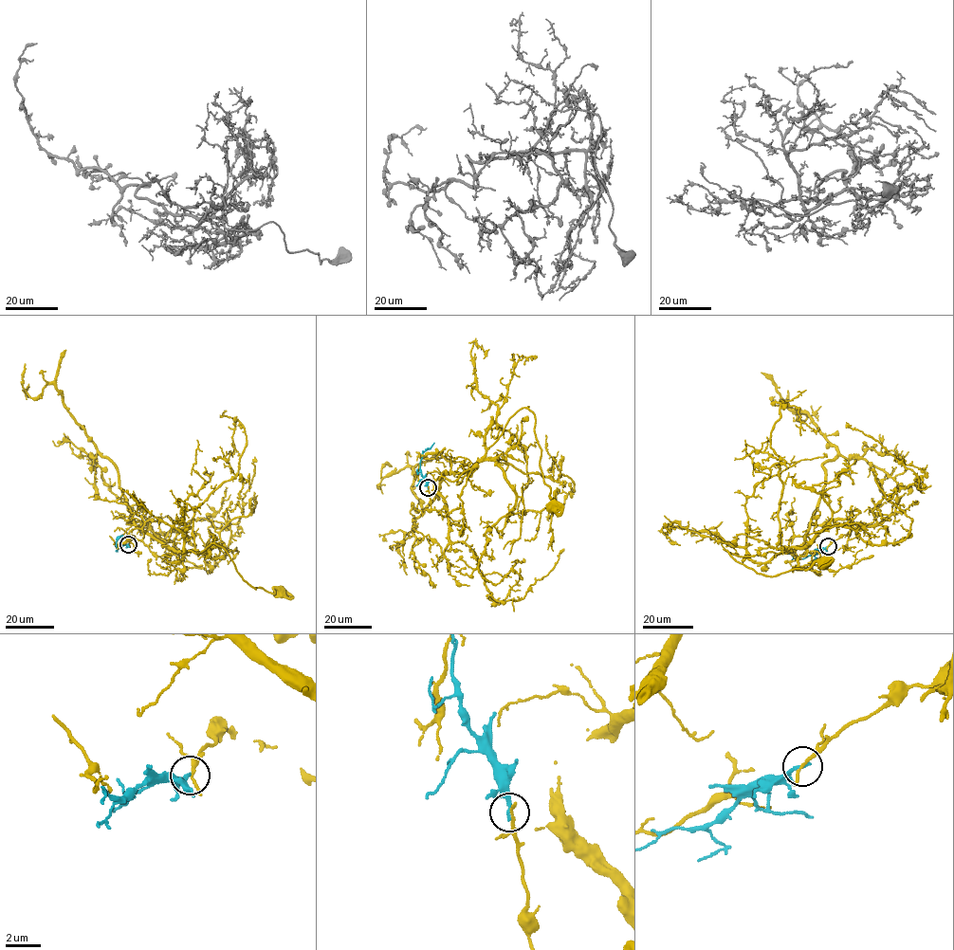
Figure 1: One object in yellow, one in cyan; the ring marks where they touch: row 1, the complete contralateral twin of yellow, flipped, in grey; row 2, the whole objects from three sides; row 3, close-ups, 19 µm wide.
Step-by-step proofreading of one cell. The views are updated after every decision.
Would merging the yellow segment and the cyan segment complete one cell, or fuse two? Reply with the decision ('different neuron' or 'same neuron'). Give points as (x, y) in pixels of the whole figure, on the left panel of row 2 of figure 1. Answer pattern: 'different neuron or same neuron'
different neuron

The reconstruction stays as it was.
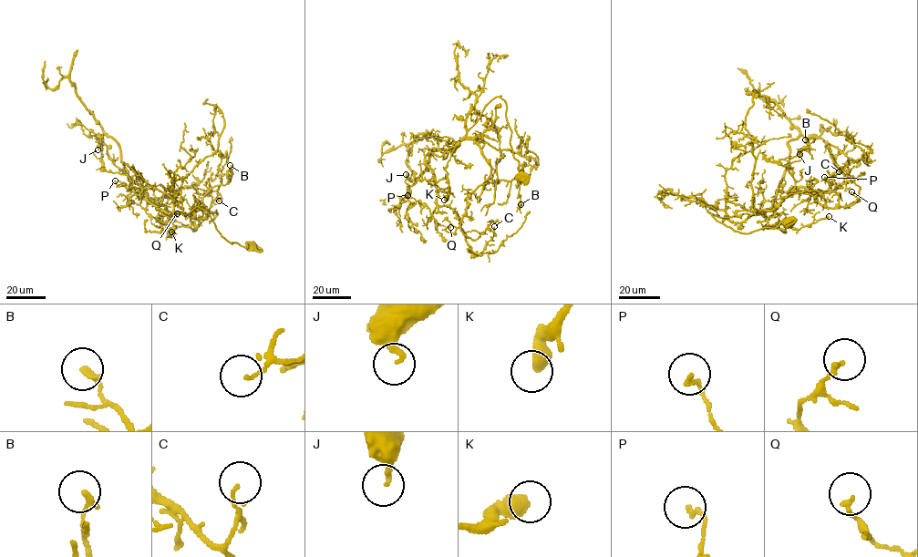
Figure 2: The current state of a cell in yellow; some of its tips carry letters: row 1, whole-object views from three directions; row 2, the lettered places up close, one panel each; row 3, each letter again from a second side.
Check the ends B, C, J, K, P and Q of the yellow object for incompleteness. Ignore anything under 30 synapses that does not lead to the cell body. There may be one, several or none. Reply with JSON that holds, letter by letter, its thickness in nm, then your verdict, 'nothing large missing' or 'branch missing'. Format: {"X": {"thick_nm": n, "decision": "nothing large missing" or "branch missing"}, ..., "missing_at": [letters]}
{"B": {"thick_nm": 200, "decision": "nothing large missing"}, "C": {"thick_nm": 90, "decision": "nothing large missing"}, "J": {"thick_nm": 170, "decision": "nothing large missing"}, "K": {"thick_nm": 550, "decision": "nothing large missing"}, "P": {"thick_nm": 140, "decision": "nothing large missing"}, "Q": {"thick_nm": 150, "decision": "nothing large missing"}, "missing_at": []}

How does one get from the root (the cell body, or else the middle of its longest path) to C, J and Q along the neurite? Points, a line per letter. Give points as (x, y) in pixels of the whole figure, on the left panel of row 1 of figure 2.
C: (252, 244), (229, 242), (199, 207), (175, 214), (199, 220), (206, 209), (190, 210), (195, 231), (219, 201)
J: (252, 244), (229, 242), (199, 207), (183, 215), (159, 209), (134, 191), (119, 145), (104, 133), (97, 149)
Q: (252, 244), (229, 242), (199, 207), (175, 214), (199, 220), (206, 209), (190, 210), (195, 231), (177, 213)

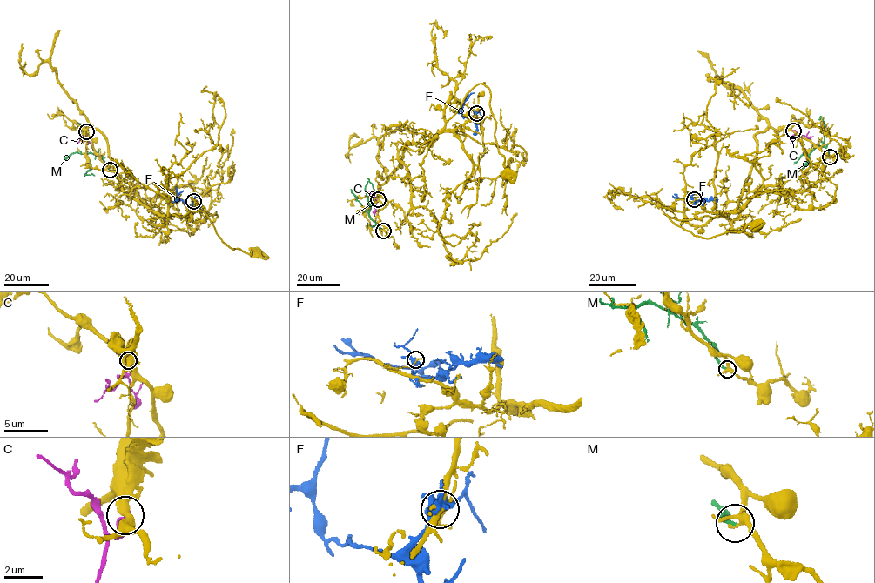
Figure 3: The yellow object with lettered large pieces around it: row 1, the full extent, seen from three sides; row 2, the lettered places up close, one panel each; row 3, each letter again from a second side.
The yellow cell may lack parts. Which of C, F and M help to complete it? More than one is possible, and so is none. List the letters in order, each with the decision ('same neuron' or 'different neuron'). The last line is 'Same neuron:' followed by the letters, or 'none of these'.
C: different neuron
F: different neuron
M: different neuron
Same neuron: none of these

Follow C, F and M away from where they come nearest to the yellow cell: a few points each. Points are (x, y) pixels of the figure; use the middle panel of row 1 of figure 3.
C: (378, 199), (374, 216)
F: (476, 113), (471, 118), (462, 116), (463, 103), (474, 92)
M: (383, 230), (368, 213), (370, 206), (365, 188), (367, 181), (374, 190)

